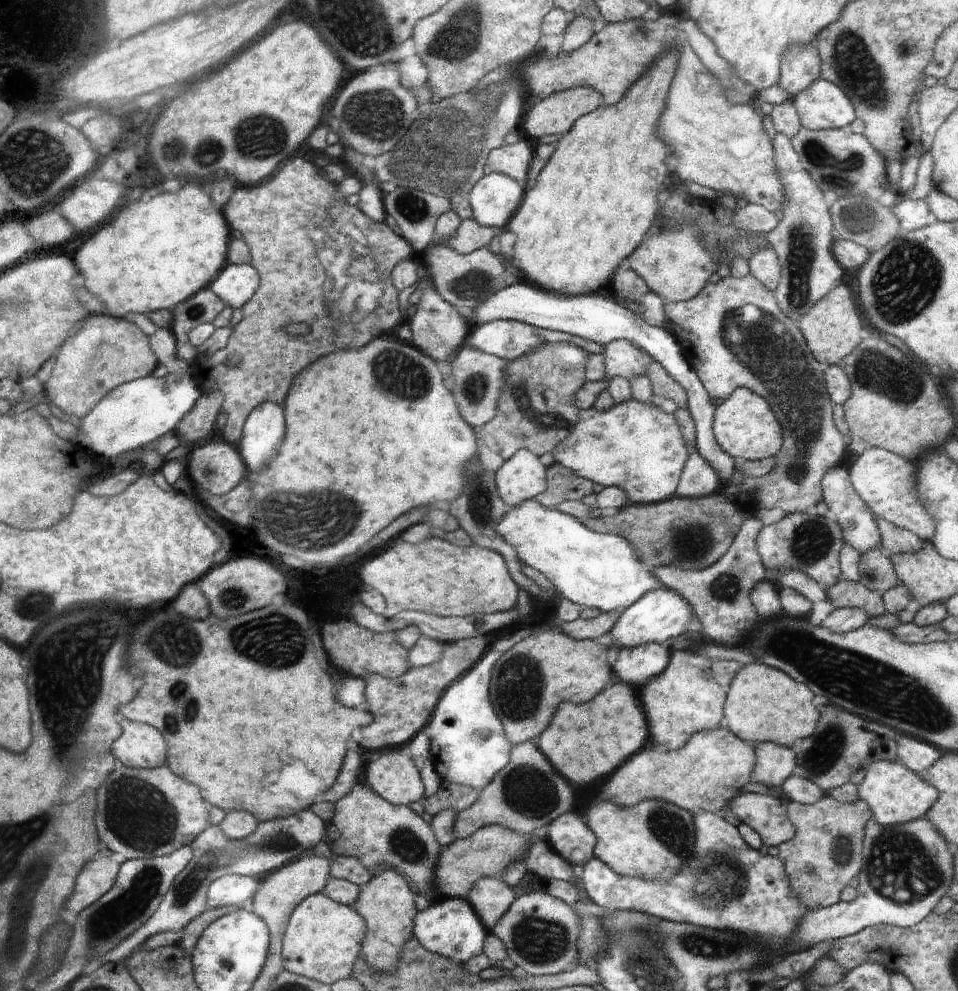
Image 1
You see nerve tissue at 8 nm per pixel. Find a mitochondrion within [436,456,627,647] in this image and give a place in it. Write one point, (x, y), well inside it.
(479, 503)

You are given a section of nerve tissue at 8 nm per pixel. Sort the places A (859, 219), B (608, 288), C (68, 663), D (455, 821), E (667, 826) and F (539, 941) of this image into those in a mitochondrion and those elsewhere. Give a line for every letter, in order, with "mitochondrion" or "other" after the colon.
A: mitochondrion
B: other
C: mitochondrion
D: other
E: mitochondrion
F: mitochondrion

